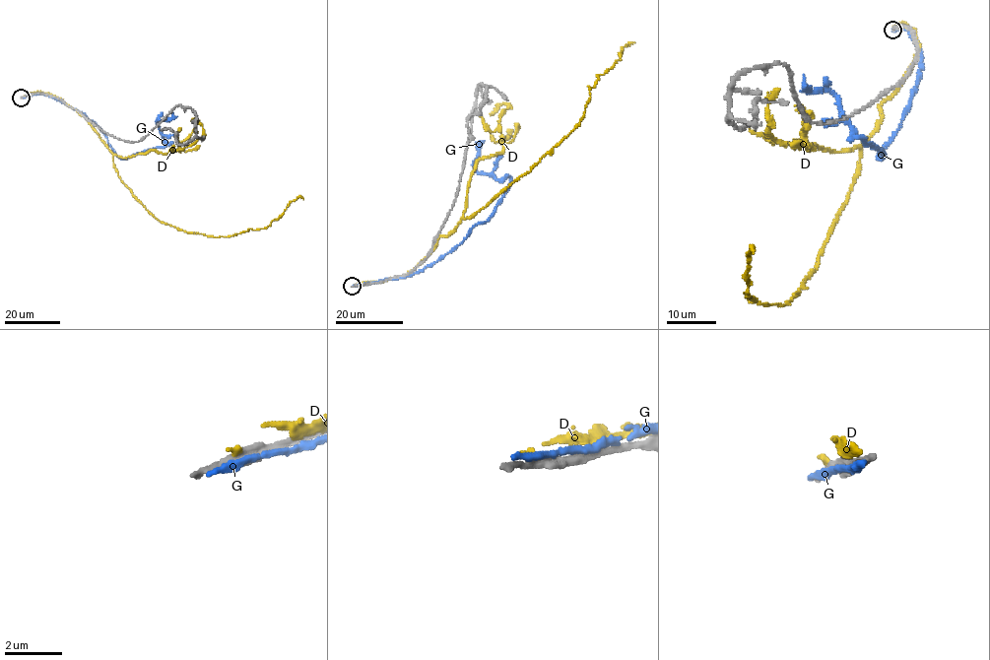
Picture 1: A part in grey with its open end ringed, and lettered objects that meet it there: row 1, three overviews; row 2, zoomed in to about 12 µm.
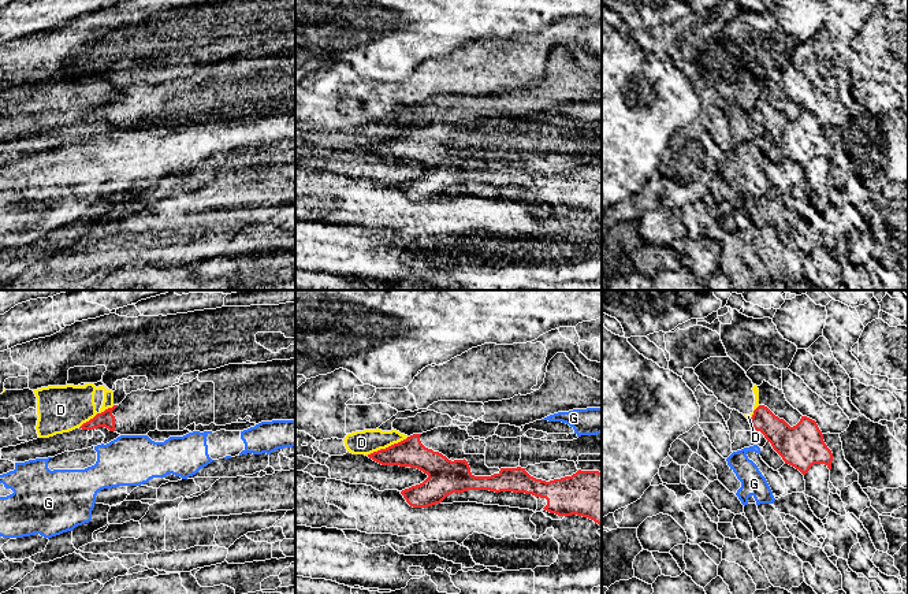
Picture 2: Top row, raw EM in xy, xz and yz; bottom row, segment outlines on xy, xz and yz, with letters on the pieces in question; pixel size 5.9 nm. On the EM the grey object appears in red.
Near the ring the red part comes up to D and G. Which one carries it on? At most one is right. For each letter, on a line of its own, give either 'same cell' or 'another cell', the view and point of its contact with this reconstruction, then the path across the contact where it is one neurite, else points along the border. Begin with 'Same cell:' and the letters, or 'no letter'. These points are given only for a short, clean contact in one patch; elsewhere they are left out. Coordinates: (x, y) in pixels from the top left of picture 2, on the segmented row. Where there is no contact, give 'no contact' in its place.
Same cell: no letter
D: another cell; meets red in xz at (389, 446); border along xz (408, 437), (367, 455)
G: another cell; no contact

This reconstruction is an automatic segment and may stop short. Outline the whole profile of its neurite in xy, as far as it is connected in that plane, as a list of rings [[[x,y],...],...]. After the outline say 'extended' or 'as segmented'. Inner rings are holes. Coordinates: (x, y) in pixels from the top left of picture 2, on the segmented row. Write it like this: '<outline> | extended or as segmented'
[[[114,405],[112,408],[105,409],[101,413],[97,413],[93,419],[90,419],[89,422],[83,423],[79,428],[82,430],[94,430],[98,427],[105,427],[109,431],[115,431],[115,416],[112,415],[112,411],[116,408],[118,405]]] | as segmented

